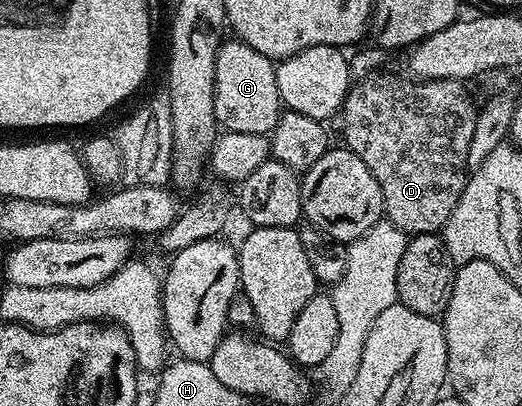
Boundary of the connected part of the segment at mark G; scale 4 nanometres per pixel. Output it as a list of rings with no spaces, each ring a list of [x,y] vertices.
[[[234,37],[224,38],[215,62],[213,109],[216,124],[223,131],[270,136],[281,114],[281,100],[275,76],[276,64]]]

